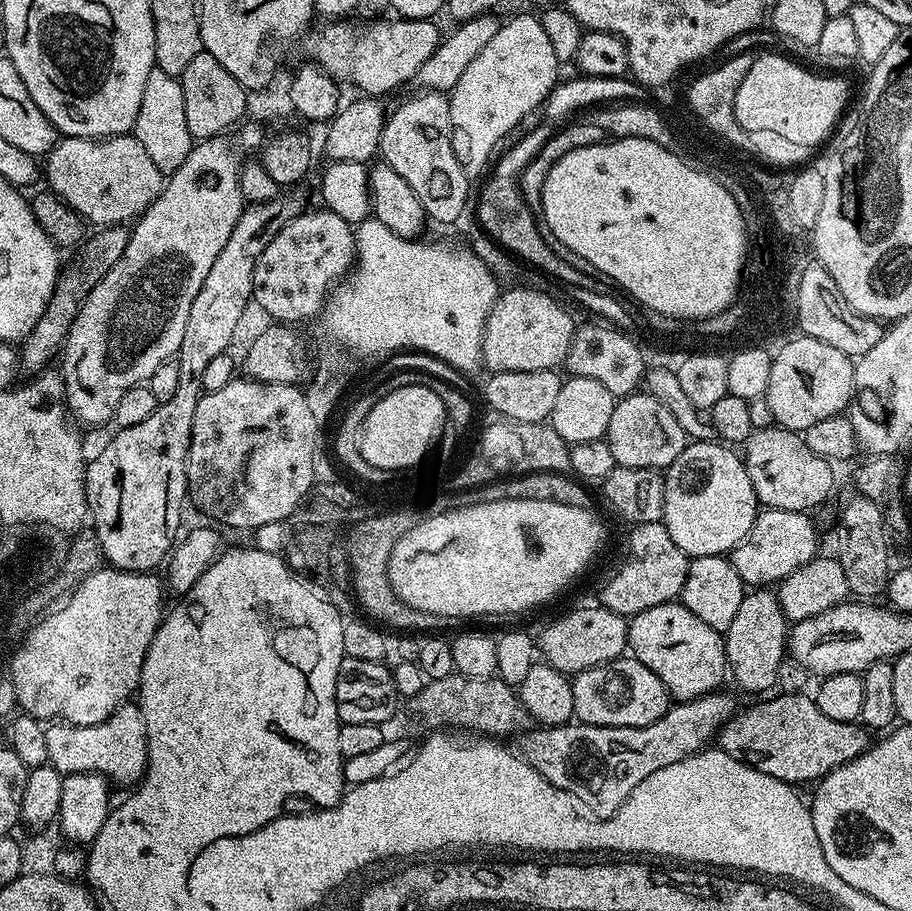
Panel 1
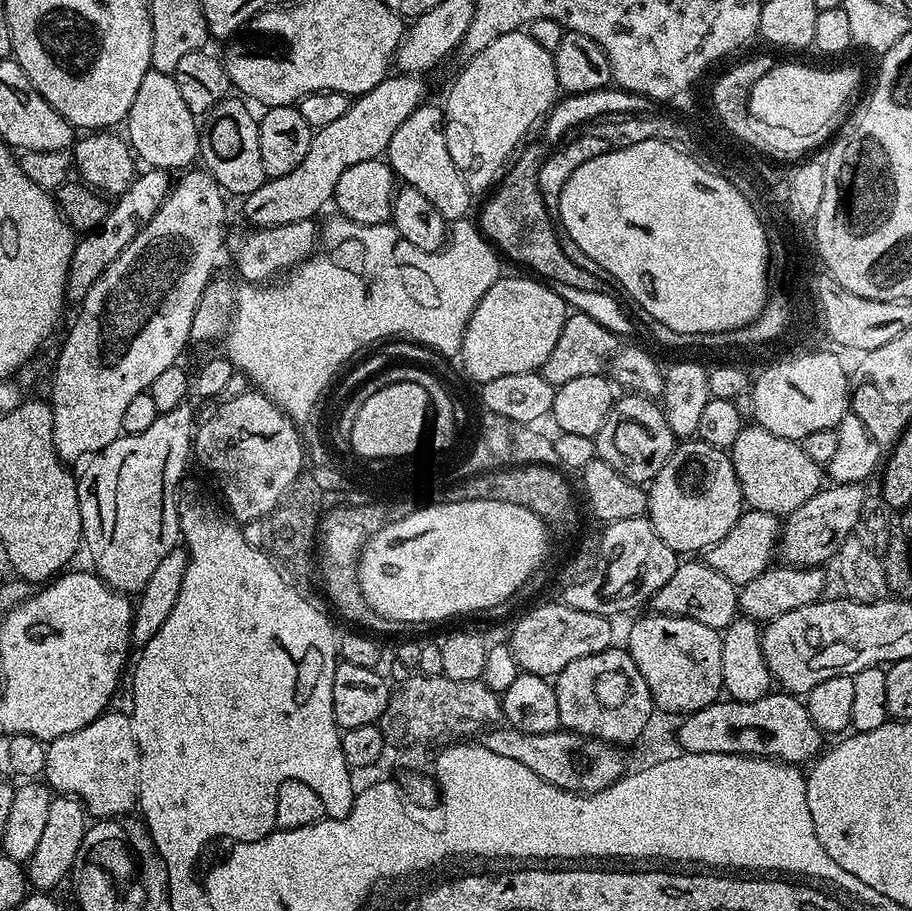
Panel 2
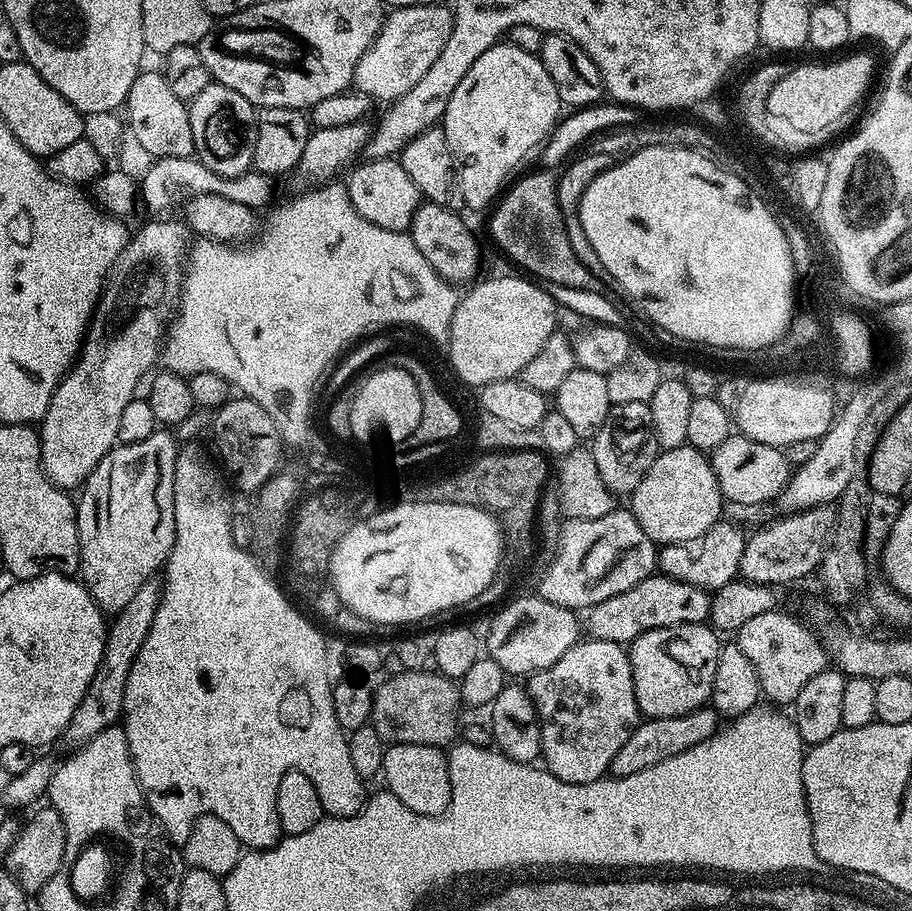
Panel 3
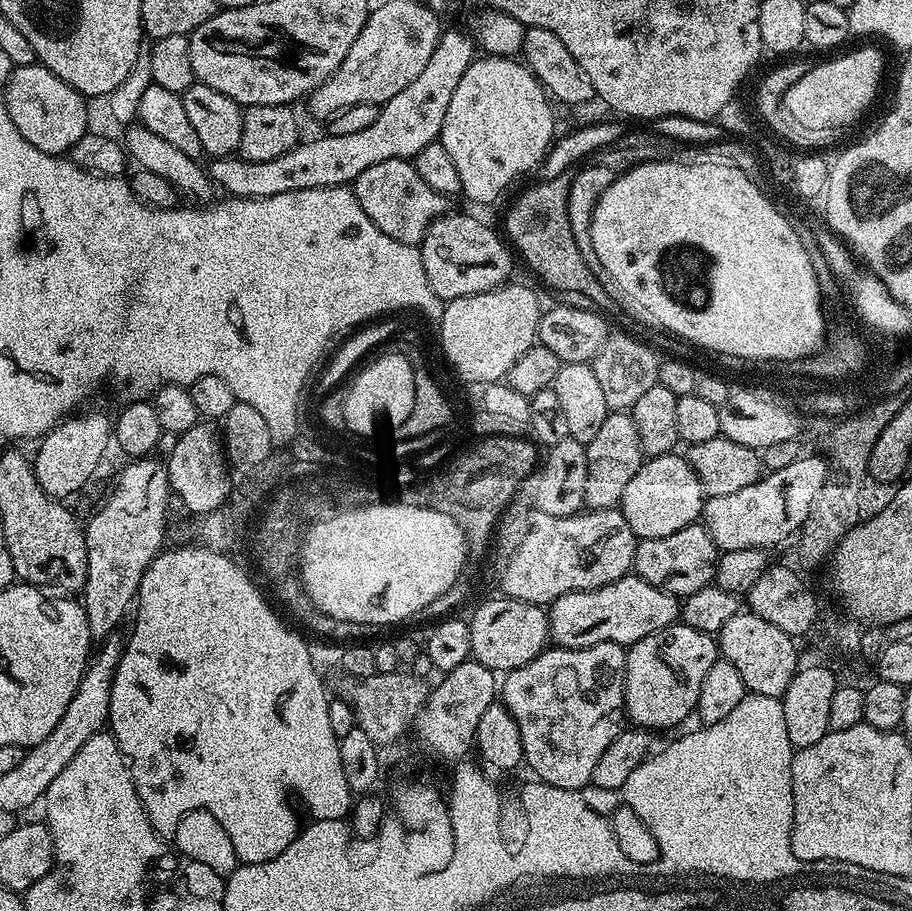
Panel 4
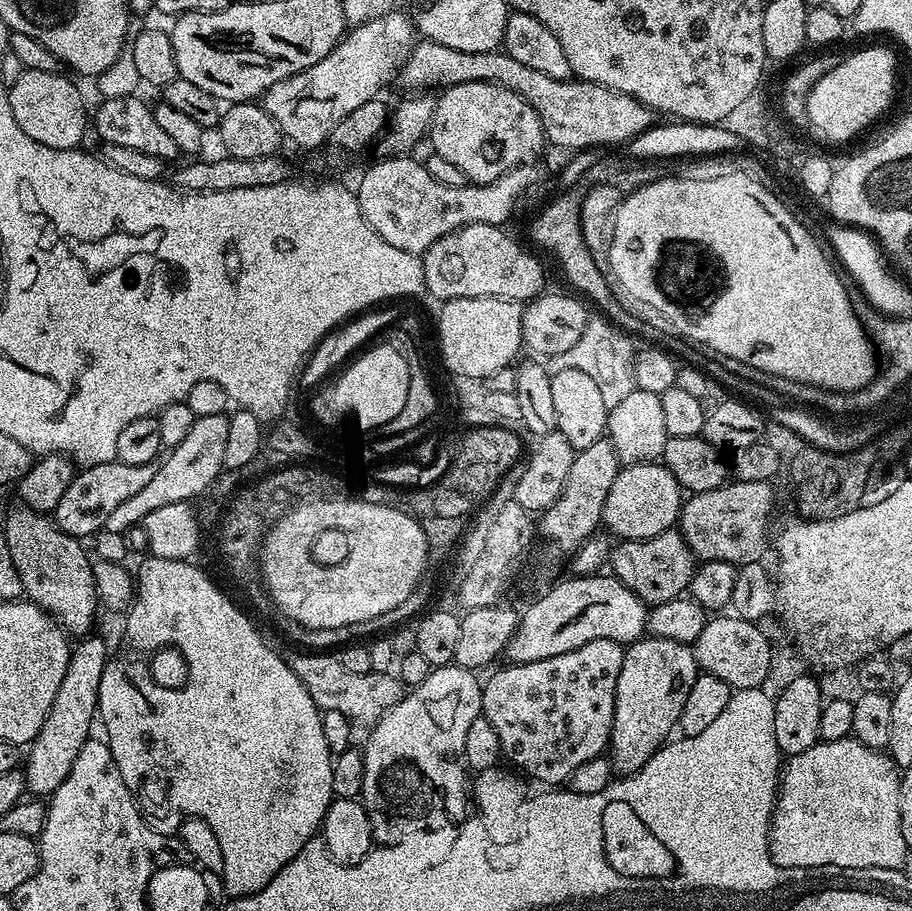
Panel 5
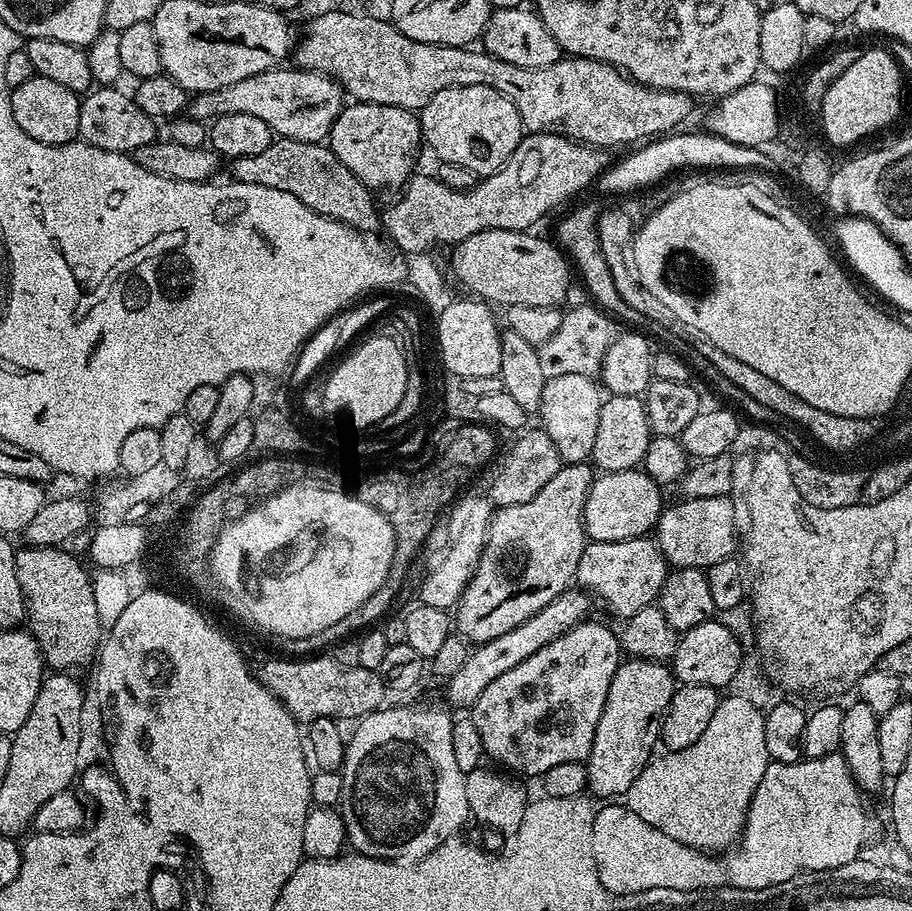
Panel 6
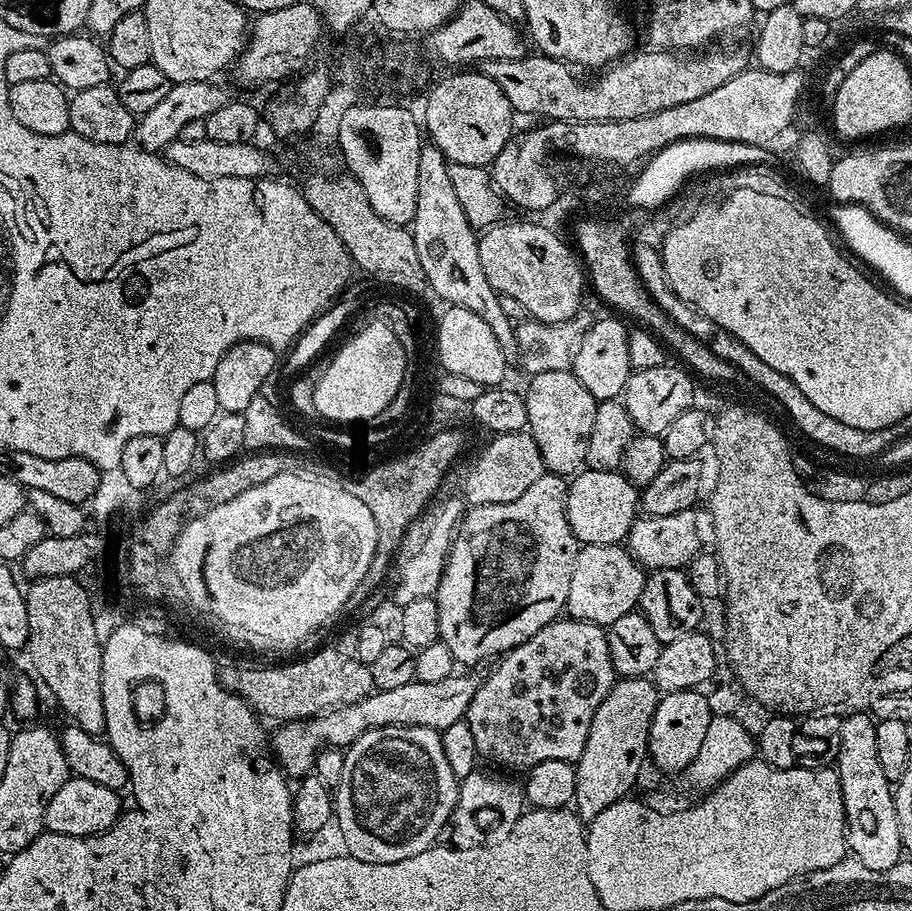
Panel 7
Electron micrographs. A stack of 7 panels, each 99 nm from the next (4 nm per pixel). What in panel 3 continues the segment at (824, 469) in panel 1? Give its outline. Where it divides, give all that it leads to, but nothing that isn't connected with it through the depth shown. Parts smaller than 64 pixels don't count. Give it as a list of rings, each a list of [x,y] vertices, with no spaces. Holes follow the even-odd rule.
[[[733,434],[710,453],[714,478],[718,478],[720,493],[731,504],[768,504],[777,499],[788,484],[790,465],[783,451],[774,446],[763,445],[750,438]]]

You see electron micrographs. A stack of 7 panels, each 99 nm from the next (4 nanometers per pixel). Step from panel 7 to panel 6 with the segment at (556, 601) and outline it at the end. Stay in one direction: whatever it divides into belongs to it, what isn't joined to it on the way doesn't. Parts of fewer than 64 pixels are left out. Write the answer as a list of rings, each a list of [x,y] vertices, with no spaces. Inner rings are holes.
[[[591,463],[564,464],[558,470],[558,474],[554,474],[554,478],[550,478],[550,482],[546,482],[546,486],[542,486],[542,490],[538,490],[534,498],[530,498],[530,502],[495,509],[488,525],[488,537],[492,540],[492,548],[496,548],[496,552],[500,552],[500,548],[524,548],[524,552],[528,552],[528,556],[524,556],[524,564],[528,564],[528,568],[524,568],[524,572],[520,572],[516,580],[504,580],[504,568],[500,568],[500,556],[492,556],[492,548],[484,545],[488,556],[483,553],[480,555],[484,559],[484,564],[478,562],[476,573],[460,595],[454,609],[455,631],[463,636],[465,641],[473,645],[485,644],[490,642],[490,638],[498,638],[508,630],[522,626],[522,622],[526,622],[550,602],[554,602],[554,598],[558,598],[558,594],[565,592],[575,581],[578,562],[582,558],[582,550],[586,543],[584,503],[593,479],[594,468]]]

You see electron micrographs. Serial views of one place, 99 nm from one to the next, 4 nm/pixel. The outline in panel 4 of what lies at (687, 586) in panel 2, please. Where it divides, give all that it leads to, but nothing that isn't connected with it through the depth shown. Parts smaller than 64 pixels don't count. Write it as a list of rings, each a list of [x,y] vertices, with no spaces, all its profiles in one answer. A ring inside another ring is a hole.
[[[629,574],[618,582],[598,586],[594,590],[578,590],[562,594],[547,609],[548,635],[557,648],[585,648],[598,642],[614,642],[631,646],[642,638],[677,623],[682,604],[677,597],[650,586],[640,576]]]

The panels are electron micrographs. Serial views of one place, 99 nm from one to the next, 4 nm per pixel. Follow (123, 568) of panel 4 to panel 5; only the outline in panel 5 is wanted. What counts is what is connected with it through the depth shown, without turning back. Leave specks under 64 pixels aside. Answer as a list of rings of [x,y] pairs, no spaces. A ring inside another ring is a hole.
[[[89,634],[75,641],[68,653],[66,678],[62,678],[62,686],[58,686],[58,694],[54,694],[54,706],[50,706],[38,734],[27,745],[22,771],[24,787],[33,797],[51,797],[52,792],[62,786],[70,774],[70,766],[74,766],[74,758],[78,758],[78,750],[82,750],[90,738],[88,731],[92,728],[92,720],[94,724],[98,716],[98,686],[110,655],[107,642],[96,635]]]

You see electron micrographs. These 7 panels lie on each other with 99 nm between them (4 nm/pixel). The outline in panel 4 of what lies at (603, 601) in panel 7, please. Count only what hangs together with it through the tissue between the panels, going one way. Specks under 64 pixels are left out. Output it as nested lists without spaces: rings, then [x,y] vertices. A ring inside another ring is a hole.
[[[697,522],[678,530],[674,534],[666,534],[666,538],[654,538],[653,540],[640,540],[636,546],[635,575],[640,576],[650,586],[658,586],[666,594],[677,598],[683,598],[694,594],[698,590],[709,587],[716,577],[716,562],[718,549],[716,543],[710,538],[710,534],[704,529],[703,523]]]

